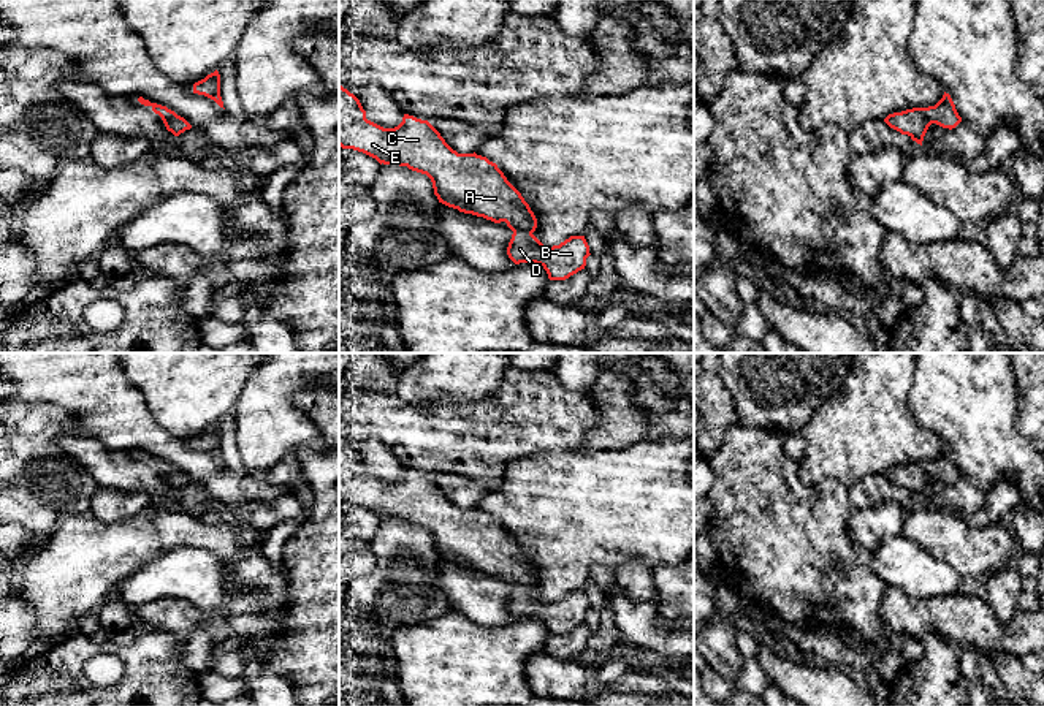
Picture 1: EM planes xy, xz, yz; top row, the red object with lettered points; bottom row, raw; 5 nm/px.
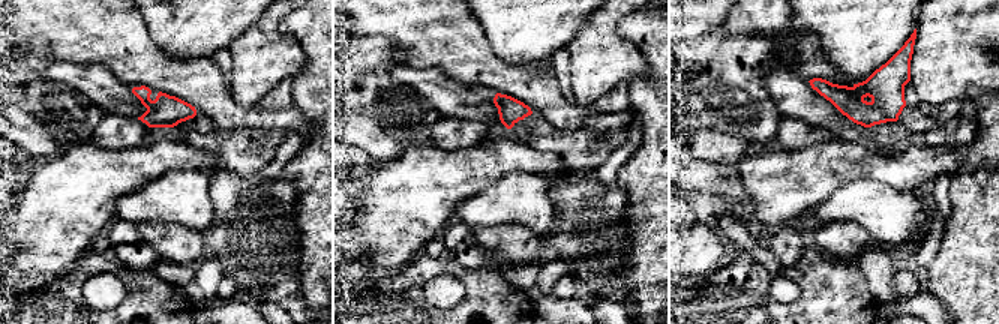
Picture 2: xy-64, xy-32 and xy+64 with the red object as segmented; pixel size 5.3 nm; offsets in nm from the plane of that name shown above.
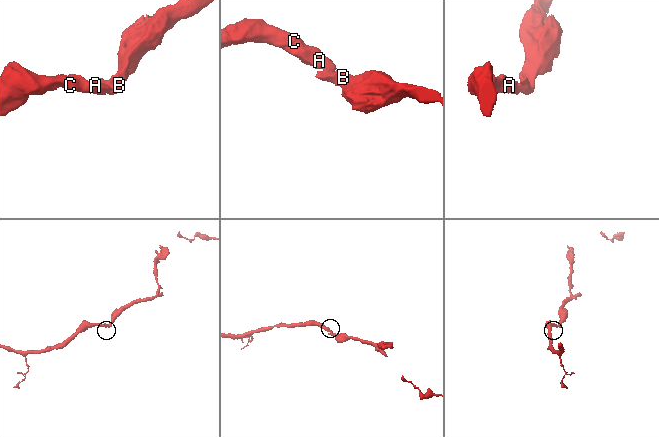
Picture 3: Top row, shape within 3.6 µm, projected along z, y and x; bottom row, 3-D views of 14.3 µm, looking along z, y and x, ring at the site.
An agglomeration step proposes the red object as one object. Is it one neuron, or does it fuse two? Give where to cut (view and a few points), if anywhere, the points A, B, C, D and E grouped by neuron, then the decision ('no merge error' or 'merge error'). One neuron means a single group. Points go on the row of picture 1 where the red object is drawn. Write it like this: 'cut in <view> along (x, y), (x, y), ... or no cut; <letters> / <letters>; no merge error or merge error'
no cut; A B C D E; no merge error

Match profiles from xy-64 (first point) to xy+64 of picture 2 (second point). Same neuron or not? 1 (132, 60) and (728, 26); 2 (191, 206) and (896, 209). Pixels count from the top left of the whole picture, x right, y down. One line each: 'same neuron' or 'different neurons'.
1: same neuron
2: same neuron

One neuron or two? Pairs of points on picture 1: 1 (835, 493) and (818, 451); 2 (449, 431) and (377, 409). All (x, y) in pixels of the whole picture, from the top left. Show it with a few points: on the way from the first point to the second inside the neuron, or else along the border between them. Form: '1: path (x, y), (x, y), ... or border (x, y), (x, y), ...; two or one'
1: border (794, 464), (805, 485), (835, 478), (848, 488); two
2: path (431, 431), (409, 431), (395, 423); one

